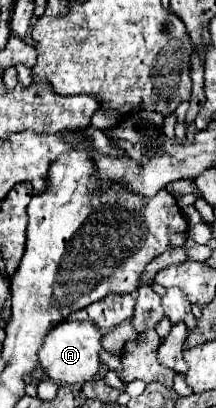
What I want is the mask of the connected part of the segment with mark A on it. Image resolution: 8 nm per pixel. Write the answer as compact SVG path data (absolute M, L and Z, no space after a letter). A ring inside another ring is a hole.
M61 323L55 329L51 329L39 349L39 365L43 371L55 381L65 385L85 383L93 379L99 371L99 351L101 351L101 331L93 323Z

